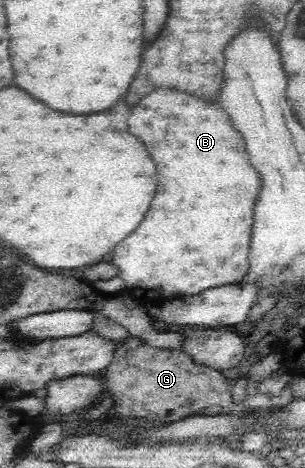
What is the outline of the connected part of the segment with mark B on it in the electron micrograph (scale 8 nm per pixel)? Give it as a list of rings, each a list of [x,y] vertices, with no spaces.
[[[159,88],[131,108],[127,124],[131,134],[143,140],[151,152],[159,186],[139,228],[113,250],[113,264],[123,270],[120,277],[125,281],[125,293],[141,302],[153,302],[239,282],[248,271],[251,208],[259,192],[259,174],[249,166],[243,138],[231,128],[227,114],[205,98]]]

